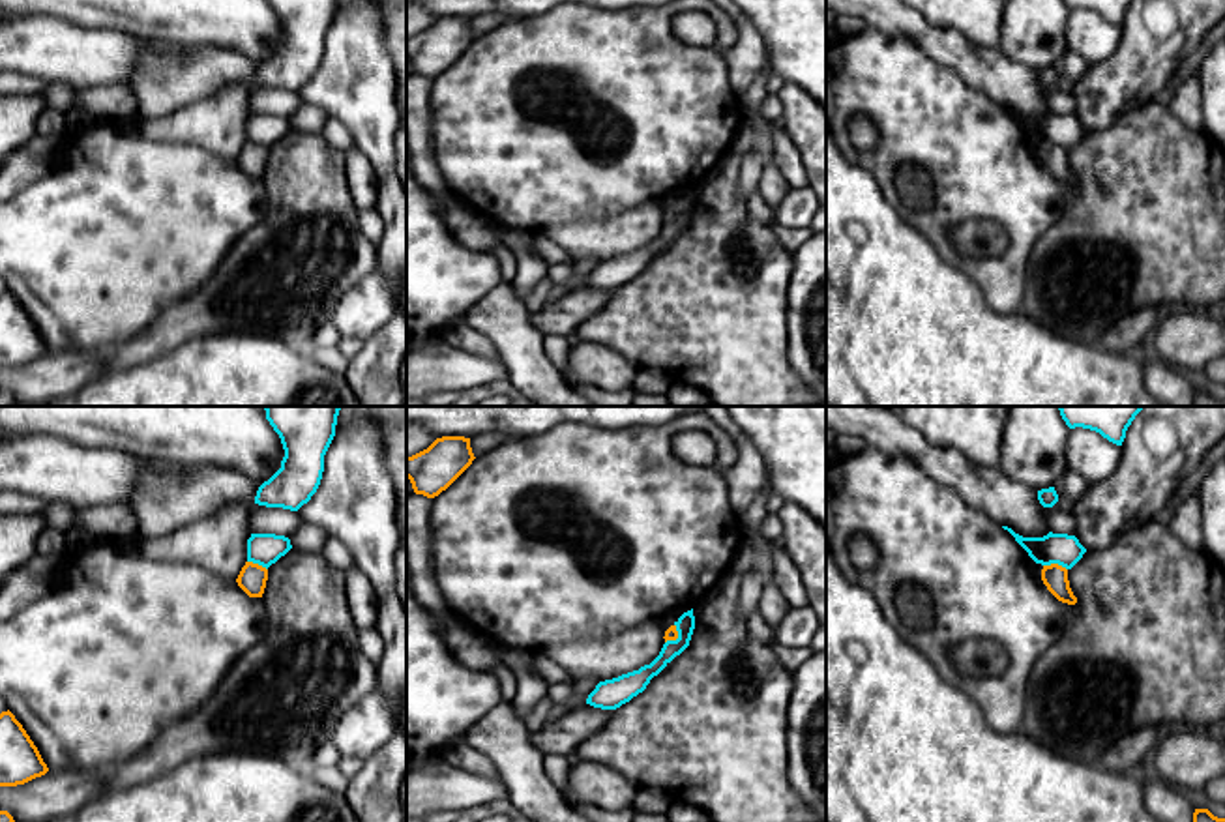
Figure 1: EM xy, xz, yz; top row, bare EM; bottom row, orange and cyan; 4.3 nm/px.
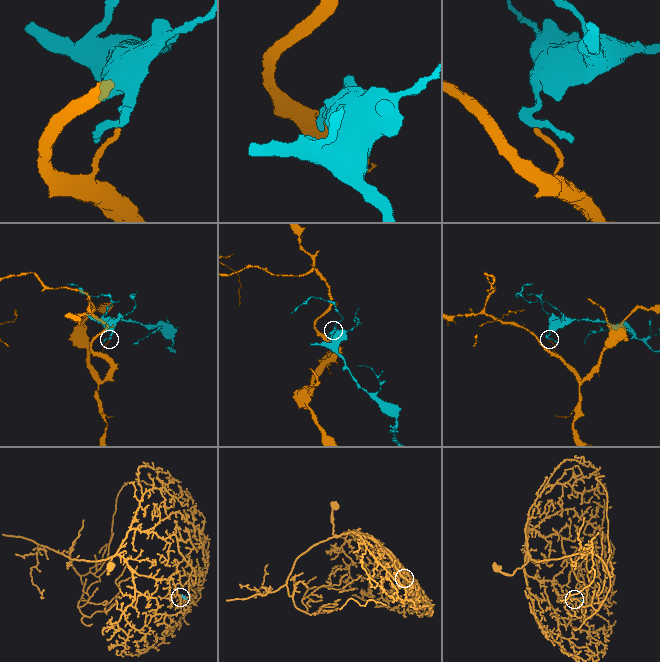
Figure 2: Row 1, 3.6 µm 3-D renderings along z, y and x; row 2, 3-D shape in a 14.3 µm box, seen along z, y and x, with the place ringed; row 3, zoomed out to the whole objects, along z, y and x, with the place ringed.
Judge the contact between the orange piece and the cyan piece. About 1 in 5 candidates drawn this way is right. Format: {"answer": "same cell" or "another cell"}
{"answer": "another cell"}

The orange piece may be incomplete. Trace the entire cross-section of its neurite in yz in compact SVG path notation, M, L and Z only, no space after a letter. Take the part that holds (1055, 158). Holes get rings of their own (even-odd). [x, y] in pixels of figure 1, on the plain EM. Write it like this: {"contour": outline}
{"contour": "M1058 144L1043 146L1041 161L1047 167L1047 170L1058 182L1068 183L1068 185L1075 185L1077 183L1077 178L1073 176L1073 172L1070 169L1068 150L1066 148L1062 148Z"}

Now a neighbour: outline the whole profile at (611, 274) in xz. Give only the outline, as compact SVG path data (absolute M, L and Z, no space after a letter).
M693 189L684 193L676 202L678 219L667 221L659 236L639 251L622 255L612 260L599 262L588 275L586 285L601 290L616 290L642 273L650 260L657 257L676 236L680 236L691 221L695 210Z

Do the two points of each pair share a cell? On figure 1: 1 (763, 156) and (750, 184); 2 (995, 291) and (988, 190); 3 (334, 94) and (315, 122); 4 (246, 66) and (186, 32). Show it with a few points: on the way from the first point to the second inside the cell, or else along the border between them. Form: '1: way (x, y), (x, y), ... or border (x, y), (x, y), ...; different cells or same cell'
1: way (755, 163), (750, 176); same cell
2: way (1010, 266), (1016, 257), (1016, 218), (1012, 214); same cell
3: border (306, 102), (328, 115); different cells
4: border (182, 45), (220, 45), (240, 51), (250, 58); different cells

